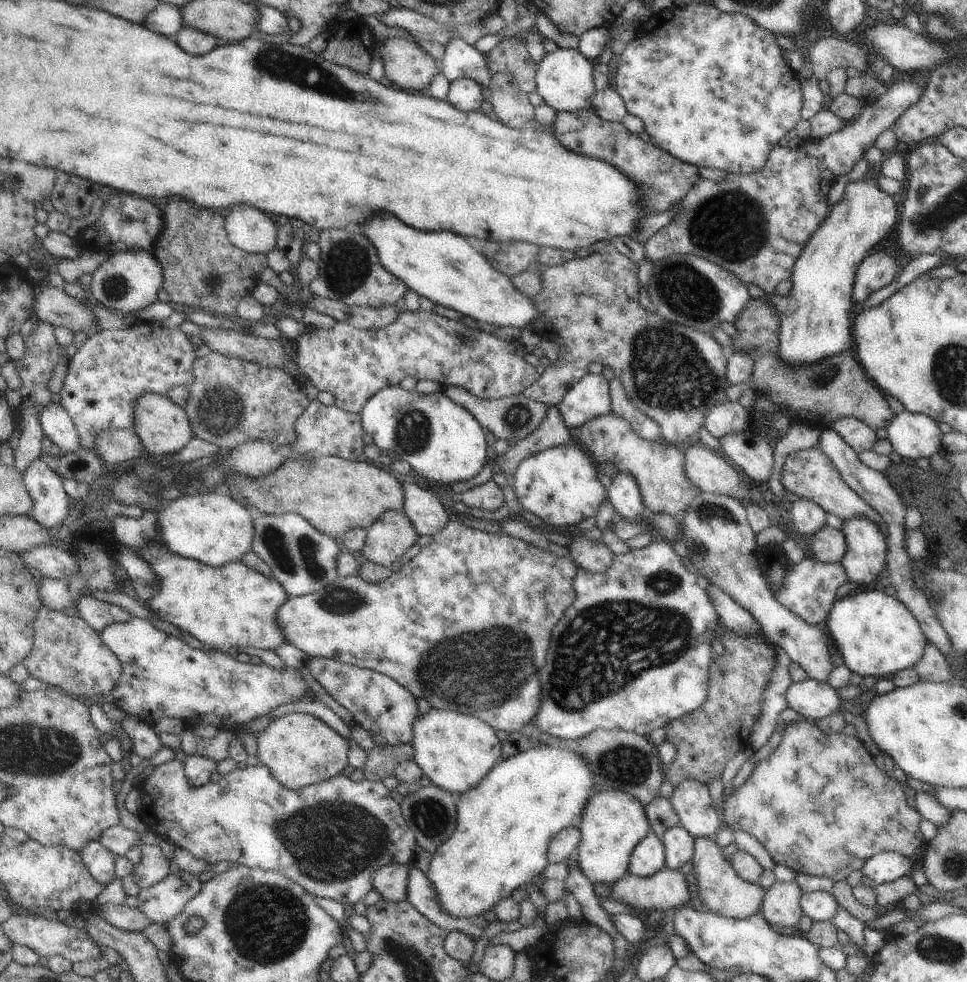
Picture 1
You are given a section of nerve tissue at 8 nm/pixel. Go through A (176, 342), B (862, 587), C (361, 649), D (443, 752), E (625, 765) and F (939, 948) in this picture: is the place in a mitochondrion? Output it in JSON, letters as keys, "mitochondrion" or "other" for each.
{"A":"other","B":"other","C":"other","D":"other","E":"mitochondrion","F":"mitochondrion"}

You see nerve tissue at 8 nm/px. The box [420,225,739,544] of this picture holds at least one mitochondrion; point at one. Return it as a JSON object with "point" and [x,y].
{"point":[668,370]}

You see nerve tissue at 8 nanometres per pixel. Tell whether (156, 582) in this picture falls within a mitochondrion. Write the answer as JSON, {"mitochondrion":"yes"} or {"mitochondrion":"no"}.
{"mitochondrion":"no"}

